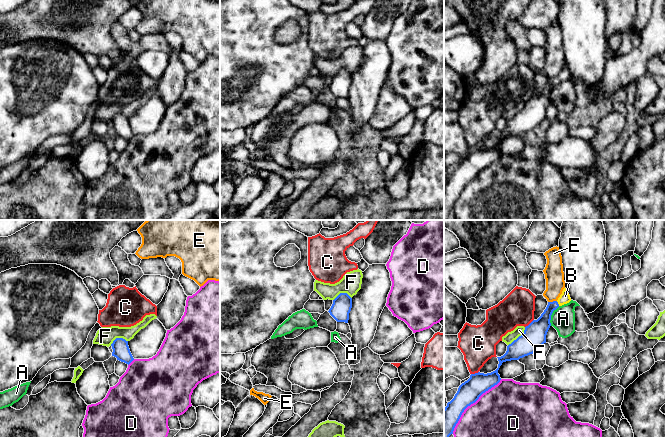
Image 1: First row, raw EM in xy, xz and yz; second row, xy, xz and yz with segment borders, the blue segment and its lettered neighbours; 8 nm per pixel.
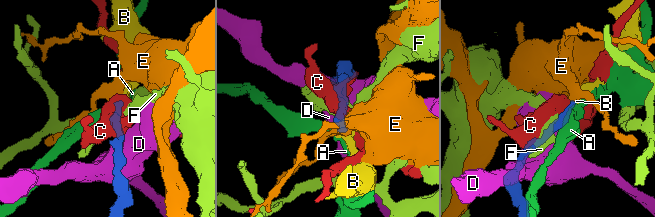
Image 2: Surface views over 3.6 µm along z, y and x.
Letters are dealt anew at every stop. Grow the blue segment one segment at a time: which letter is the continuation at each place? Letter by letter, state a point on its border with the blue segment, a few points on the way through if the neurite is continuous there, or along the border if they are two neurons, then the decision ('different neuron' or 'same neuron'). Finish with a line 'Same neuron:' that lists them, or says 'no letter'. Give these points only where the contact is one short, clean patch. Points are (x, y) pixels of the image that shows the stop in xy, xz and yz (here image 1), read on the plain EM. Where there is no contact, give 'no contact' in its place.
A: meets blue in yz at (551, 90); border along yz (559, 82), (551, 91), (550, 101); different neuron
B: meets blue in yz at (557, 79); runs through yz (539, 104), (547, 88), (557, 79), (564, 74); same neuron
C: meets blue in yz at (530, 99); different neuron
D: meets blue in yz at (471, 179); different neuron
E: meets blue in yz at (553, 77); border along yz (556, 76), (548, 78); different neuron
F: meets blue in yz at (519, 112); border along yz (525, 103), (524, 107), (508, 121); different neuron
Same neuron: B

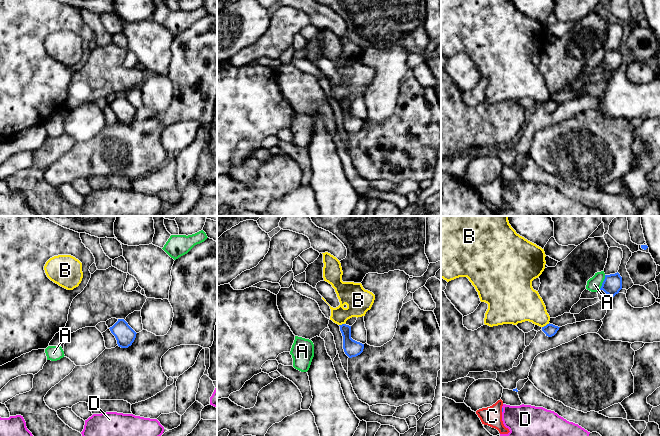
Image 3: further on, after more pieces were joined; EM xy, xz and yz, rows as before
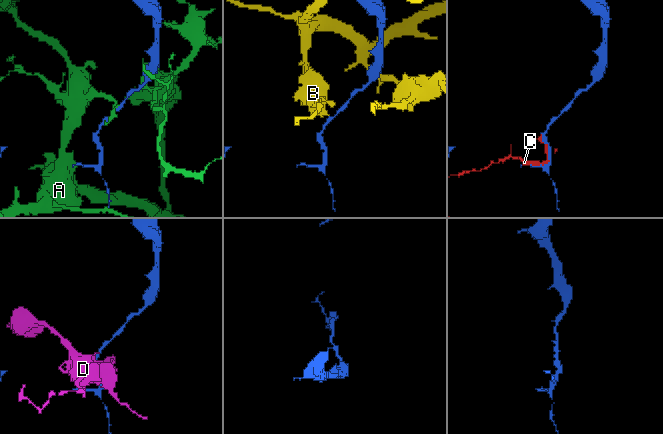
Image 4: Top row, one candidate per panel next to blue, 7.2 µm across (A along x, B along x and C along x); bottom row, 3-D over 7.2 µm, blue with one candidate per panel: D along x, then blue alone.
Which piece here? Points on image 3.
A: meets blue in yz at (602, 59); border along yz (605, 51), (602, 61), (597, 66); different neuron
B: meets blue in yz at (546, 101); different neuron
C: meets blue in yz at (502, 186); different neuron
D: meets blue in yz at (502, 186); different neuron
Same neuron: no letter

